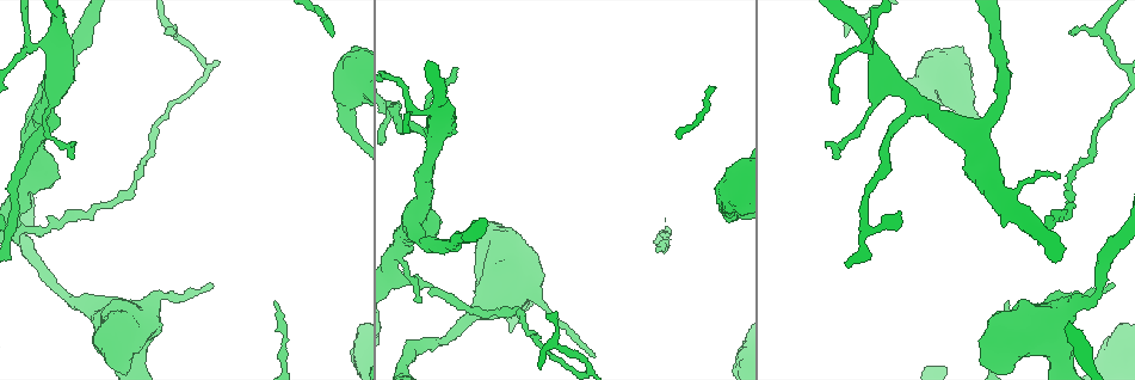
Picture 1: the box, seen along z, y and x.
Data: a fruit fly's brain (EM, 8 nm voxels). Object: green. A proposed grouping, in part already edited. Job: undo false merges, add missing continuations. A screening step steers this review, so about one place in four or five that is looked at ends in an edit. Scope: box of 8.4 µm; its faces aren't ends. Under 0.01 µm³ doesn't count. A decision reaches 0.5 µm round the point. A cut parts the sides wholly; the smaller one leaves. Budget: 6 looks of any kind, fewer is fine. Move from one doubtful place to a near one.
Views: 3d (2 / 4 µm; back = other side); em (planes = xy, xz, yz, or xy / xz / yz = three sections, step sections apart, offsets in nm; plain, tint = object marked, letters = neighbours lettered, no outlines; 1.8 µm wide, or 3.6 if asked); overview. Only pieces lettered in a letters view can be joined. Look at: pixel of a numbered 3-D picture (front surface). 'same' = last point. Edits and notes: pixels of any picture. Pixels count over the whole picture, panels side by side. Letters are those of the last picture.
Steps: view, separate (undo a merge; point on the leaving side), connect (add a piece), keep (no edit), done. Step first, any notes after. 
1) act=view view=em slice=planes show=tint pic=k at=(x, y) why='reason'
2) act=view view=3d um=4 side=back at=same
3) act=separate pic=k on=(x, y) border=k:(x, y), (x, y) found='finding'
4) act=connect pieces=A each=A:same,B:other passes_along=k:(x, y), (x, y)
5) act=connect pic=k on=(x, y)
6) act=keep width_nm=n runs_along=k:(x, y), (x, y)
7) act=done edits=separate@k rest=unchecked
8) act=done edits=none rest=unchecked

act=view view=3d um=4 pic=1 at=(54, 47) why='four-way junction'

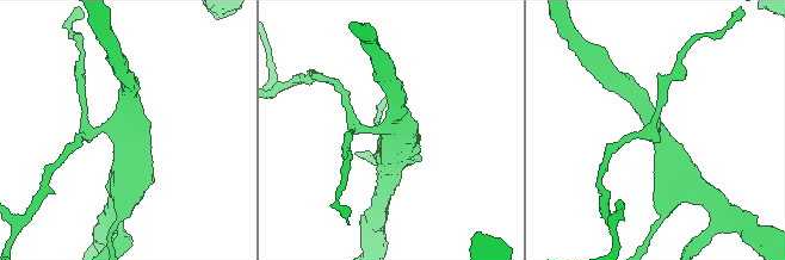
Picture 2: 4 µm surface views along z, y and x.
act=view view=em slice=planes show=tint pic=2 at=(387, 129) arms=4 why='shape alone is not enough'

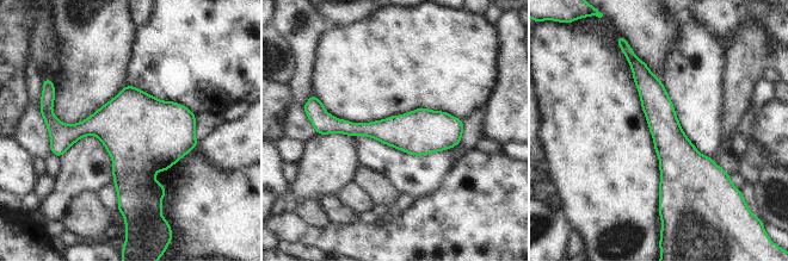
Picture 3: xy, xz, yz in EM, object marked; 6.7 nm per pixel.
act=view view=em slice=planes show=letters at=same

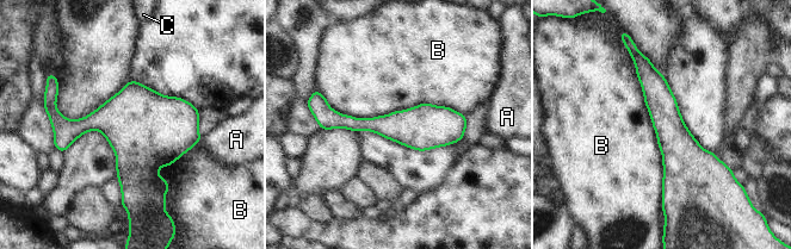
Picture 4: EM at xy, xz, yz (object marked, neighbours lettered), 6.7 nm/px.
act=keep each=A:other,B:other,C:other found='one cell here'

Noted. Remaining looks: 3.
act=view view=3d um=4 pic=1 at=(454, 68) why='branch stops here'

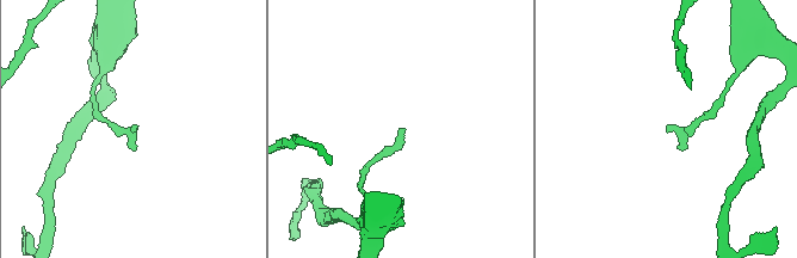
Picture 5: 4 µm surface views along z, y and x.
act=view view=em slice=planes show=plain pic=5 at=(667, 127)

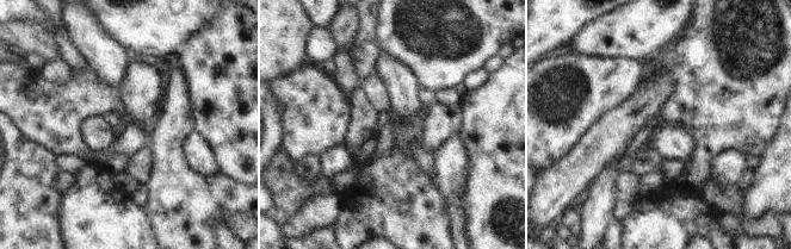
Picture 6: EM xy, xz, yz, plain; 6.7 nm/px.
act=view view=em slice=planes show=letters at=same why='see the neighbours'

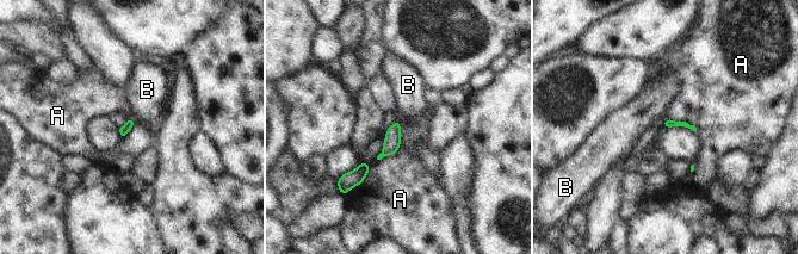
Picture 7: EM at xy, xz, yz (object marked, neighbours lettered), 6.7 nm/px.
act=keep each=A:other,B:other border=7:(666, 118), (662, 123) found='none of them fits'

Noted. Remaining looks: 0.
act=done edits=none rest=unchecked

